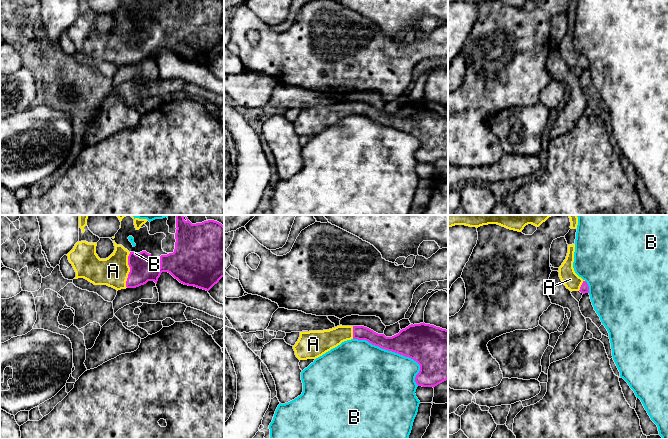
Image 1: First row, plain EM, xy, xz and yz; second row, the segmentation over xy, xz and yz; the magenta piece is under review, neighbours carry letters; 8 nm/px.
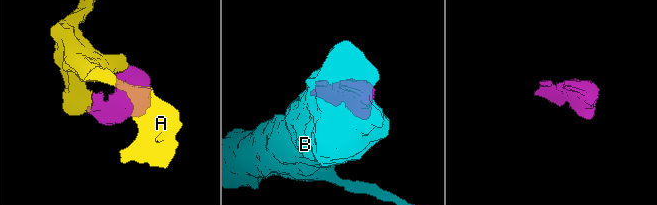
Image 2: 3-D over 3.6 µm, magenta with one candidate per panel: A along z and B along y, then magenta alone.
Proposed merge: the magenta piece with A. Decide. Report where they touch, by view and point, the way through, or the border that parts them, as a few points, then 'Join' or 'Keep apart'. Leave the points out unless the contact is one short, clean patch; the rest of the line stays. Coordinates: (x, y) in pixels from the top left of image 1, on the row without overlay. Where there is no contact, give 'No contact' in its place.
Touches magenta at xy (130, 46). Join

